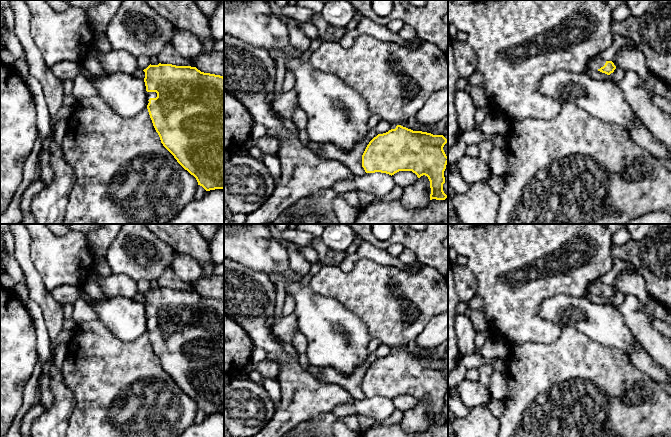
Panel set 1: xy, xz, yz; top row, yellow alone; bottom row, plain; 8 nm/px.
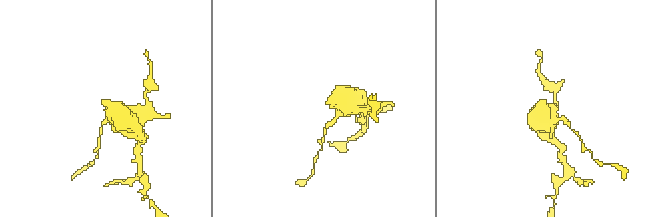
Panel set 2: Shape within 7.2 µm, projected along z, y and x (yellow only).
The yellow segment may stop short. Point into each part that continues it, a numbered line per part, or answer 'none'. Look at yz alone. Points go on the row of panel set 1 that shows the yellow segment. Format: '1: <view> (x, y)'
1: yz (594, 64)

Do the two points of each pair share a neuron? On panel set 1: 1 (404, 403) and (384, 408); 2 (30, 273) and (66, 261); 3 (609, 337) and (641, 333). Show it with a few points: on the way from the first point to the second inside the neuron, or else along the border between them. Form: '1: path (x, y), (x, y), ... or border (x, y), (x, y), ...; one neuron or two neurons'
1: border (391, 400), (396, 409); two neurons
2: border (29, 249), (34, 268), (44, 287), (49, 291); two neurons
3: border (620, 314), (635, 338); two neurons

